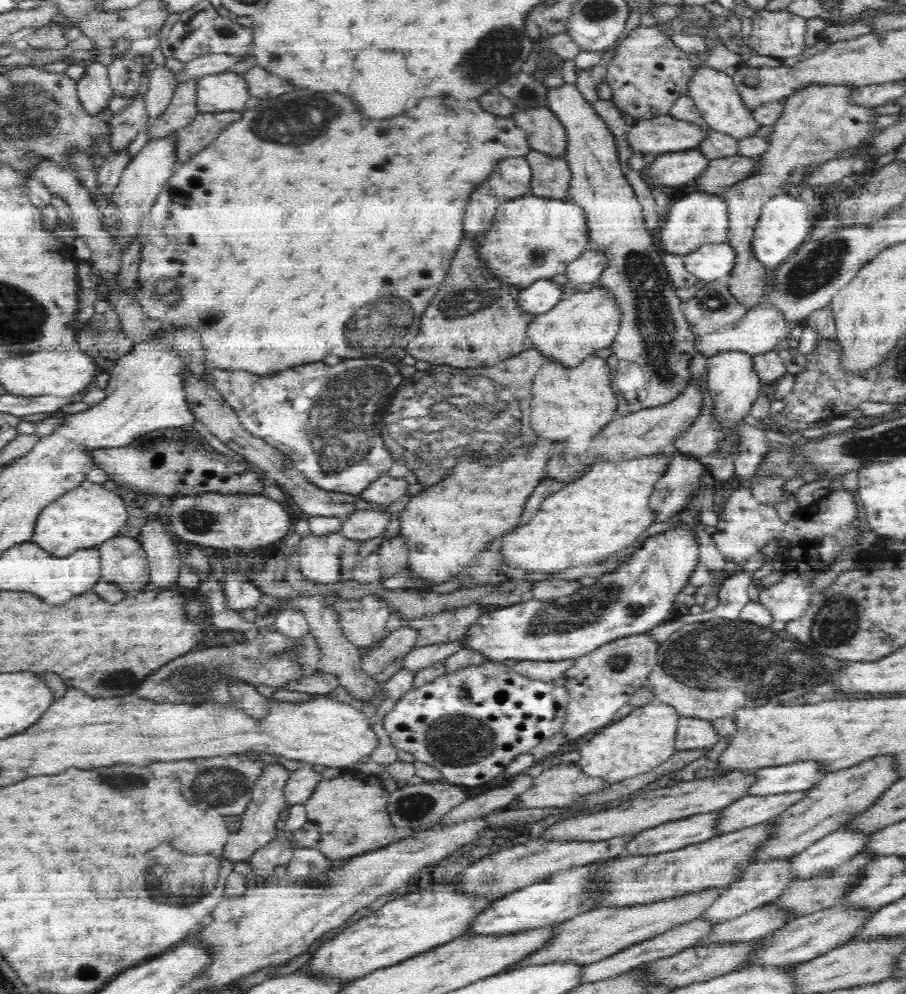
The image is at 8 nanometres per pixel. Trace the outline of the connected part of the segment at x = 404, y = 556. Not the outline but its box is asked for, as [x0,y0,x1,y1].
[376,534,408,582]

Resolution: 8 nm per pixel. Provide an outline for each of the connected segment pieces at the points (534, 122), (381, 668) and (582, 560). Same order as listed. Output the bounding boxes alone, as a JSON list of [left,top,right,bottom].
[[515,109,568,160],[360,627,418,683],[498,455,668,574]]

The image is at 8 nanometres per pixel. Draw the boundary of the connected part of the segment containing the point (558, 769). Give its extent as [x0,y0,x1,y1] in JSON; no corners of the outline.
[516,763,607,809]

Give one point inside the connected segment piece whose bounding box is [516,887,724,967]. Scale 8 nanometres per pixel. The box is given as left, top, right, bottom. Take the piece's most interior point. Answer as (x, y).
(597, 934)

